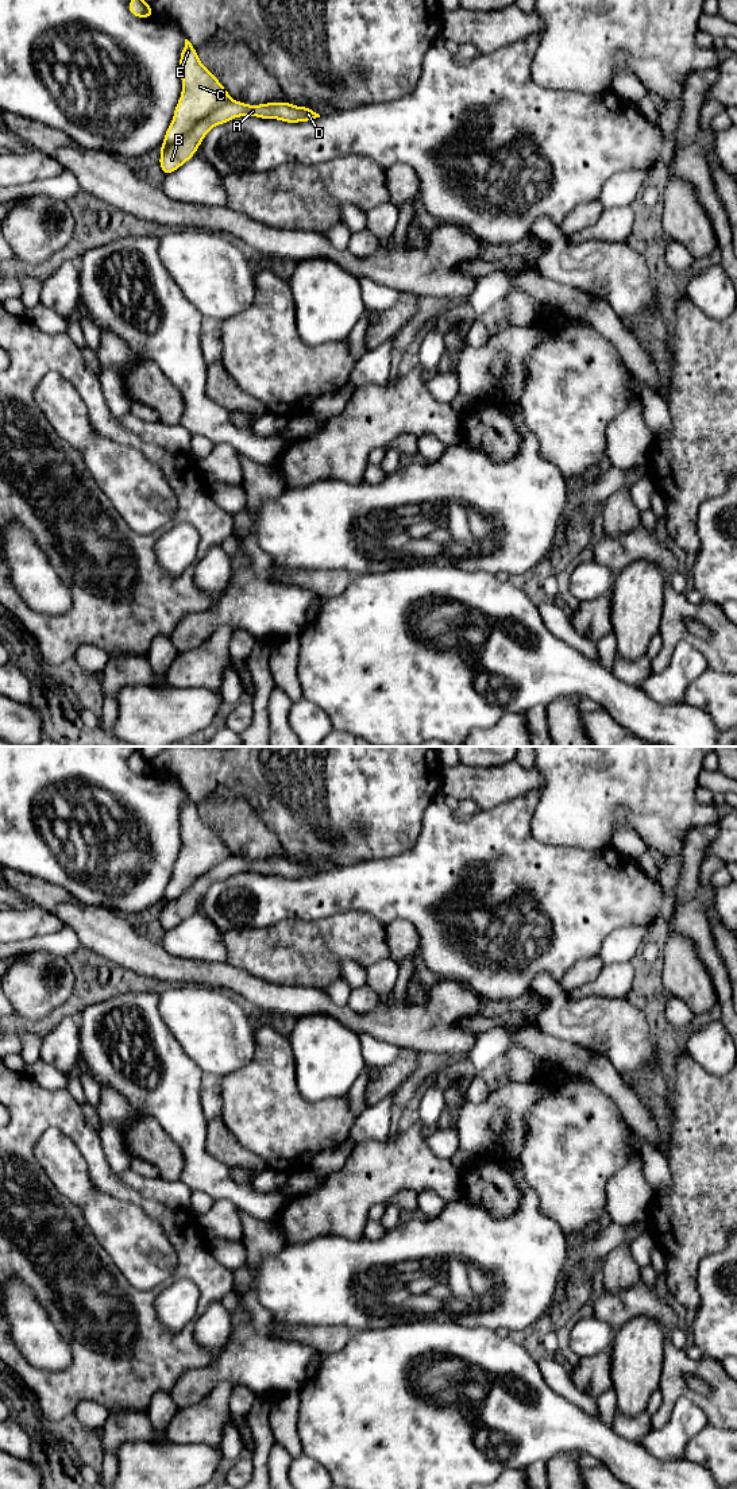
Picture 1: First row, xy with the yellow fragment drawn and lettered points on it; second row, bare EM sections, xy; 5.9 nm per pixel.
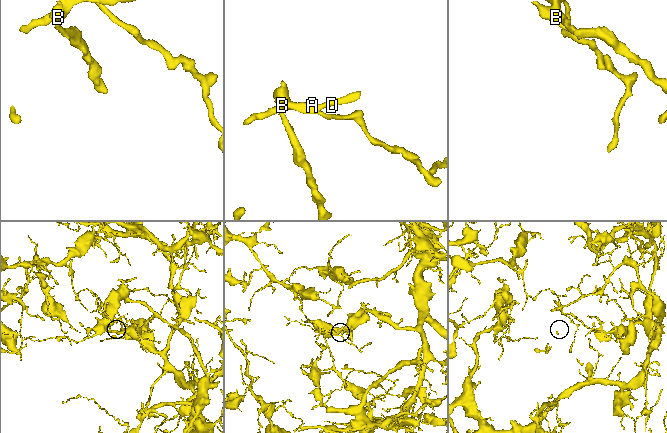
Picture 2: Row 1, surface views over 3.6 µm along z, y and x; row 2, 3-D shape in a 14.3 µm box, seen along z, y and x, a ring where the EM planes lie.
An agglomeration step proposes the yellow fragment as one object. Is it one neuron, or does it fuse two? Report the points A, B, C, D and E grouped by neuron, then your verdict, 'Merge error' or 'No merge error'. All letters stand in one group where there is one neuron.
Groups: A B D / C E. Merge error

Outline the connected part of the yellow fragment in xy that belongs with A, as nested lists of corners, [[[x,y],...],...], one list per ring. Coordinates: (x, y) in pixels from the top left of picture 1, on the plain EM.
[[[232,856],[193,883],[193,886],[177,899],[161,902],[159,922],[167,931],[188,918],[200,903],[204,892],[217,880],[224,880],[239,872],[256,872],[261,875],[277,875],[285,879],[309,877],[320,873],[313,865],[297,863],[286,857],[248,861]]]

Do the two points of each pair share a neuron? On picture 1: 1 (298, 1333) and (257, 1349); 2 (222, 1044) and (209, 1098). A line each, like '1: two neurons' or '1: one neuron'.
1: two neurons
2: two neurons

